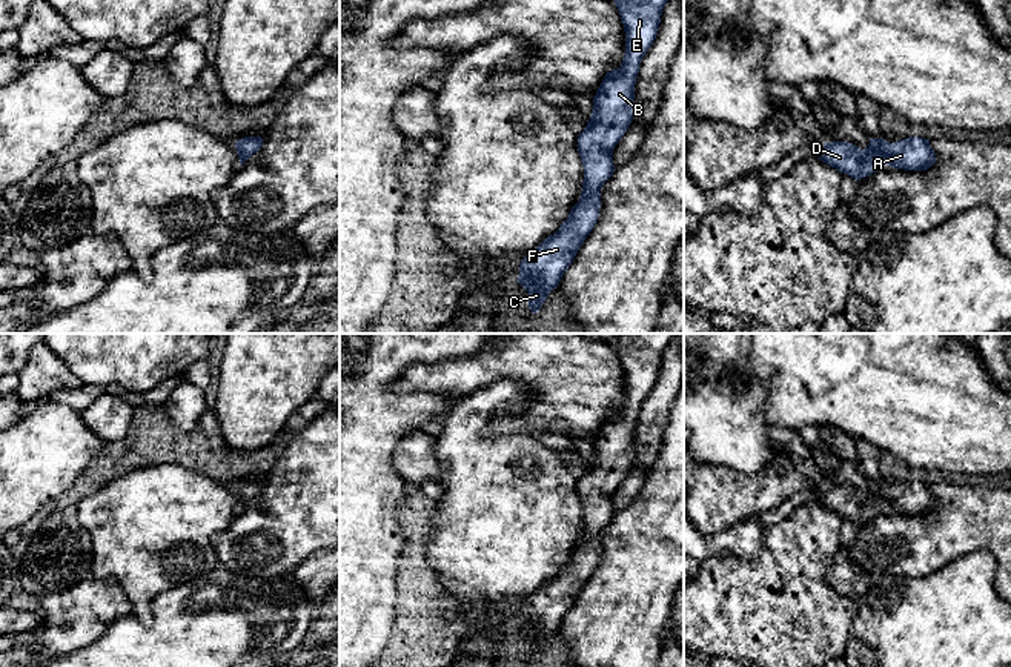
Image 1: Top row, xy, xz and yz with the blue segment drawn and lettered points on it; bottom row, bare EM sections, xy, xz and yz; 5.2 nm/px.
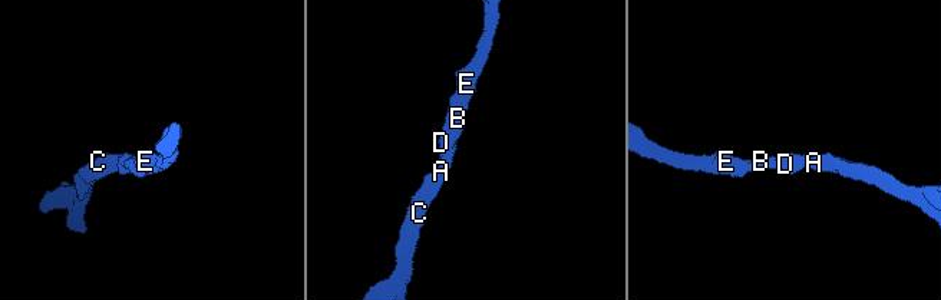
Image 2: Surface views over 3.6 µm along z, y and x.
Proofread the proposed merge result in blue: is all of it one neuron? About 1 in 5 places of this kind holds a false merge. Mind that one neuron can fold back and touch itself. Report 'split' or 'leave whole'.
leave whole

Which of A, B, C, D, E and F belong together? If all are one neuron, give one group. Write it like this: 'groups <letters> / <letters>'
groups A B C D E F

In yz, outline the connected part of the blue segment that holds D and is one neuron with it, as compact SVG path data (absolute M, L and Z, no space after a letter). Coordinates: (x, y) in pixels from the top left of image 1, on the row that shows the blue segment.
M910 137L890 143L883 138L870 138L865 149L847 141L824 143L825 152L817 157L824 163L848 174L856 181L888 164L894 169L926 171L936 163L930 140Z

